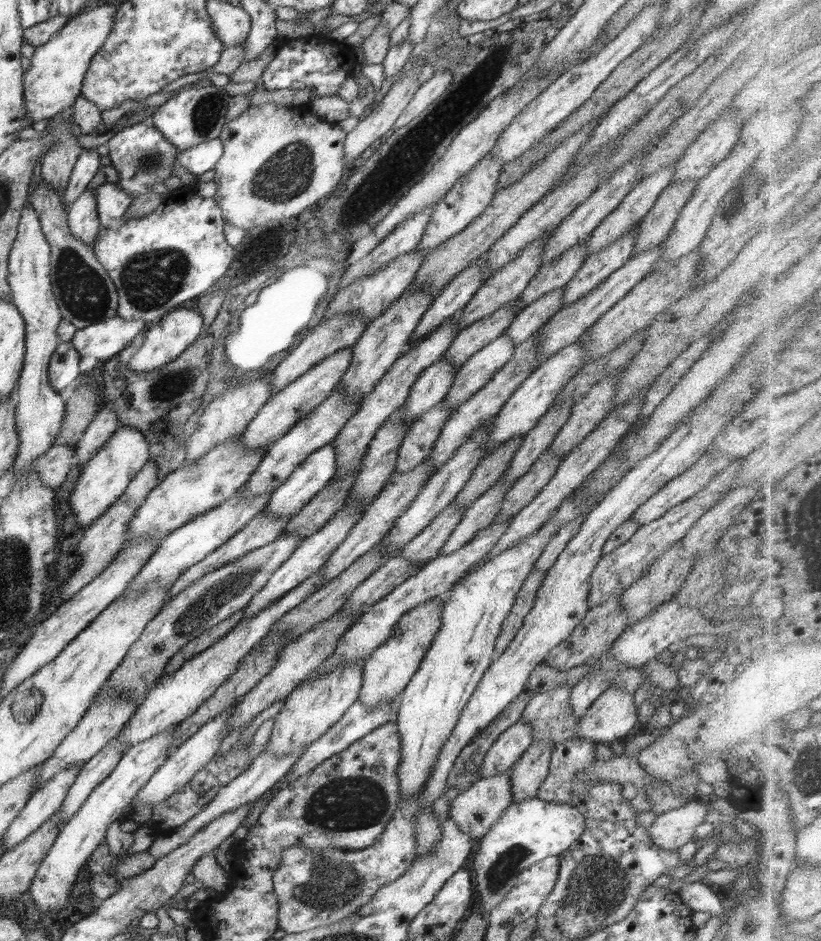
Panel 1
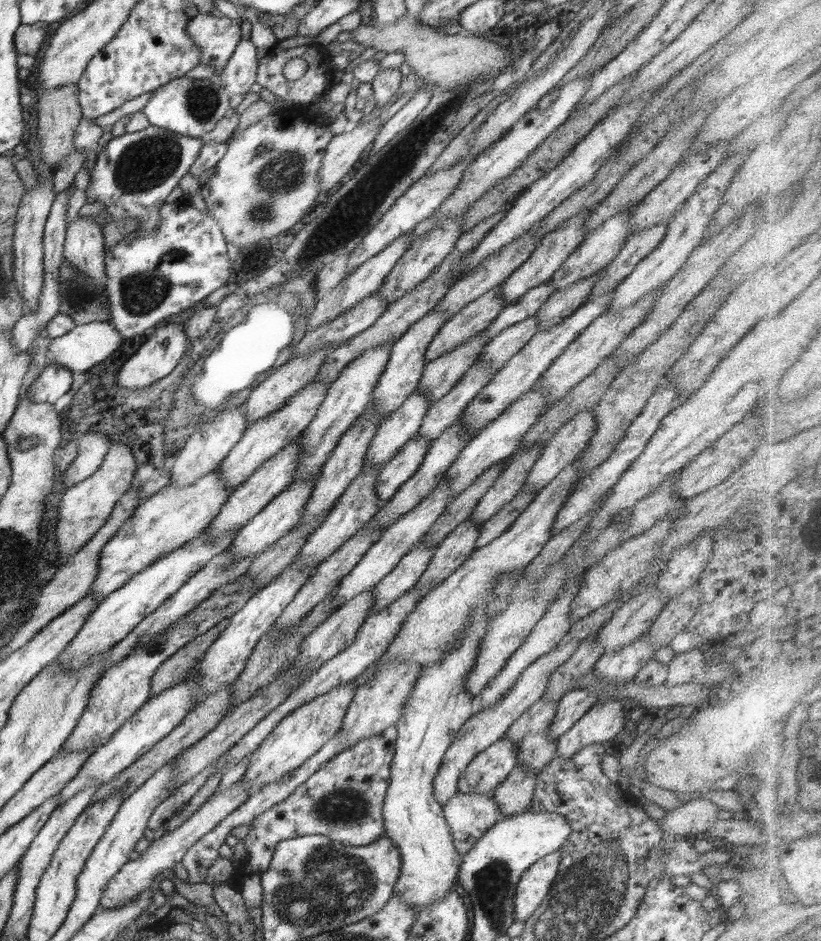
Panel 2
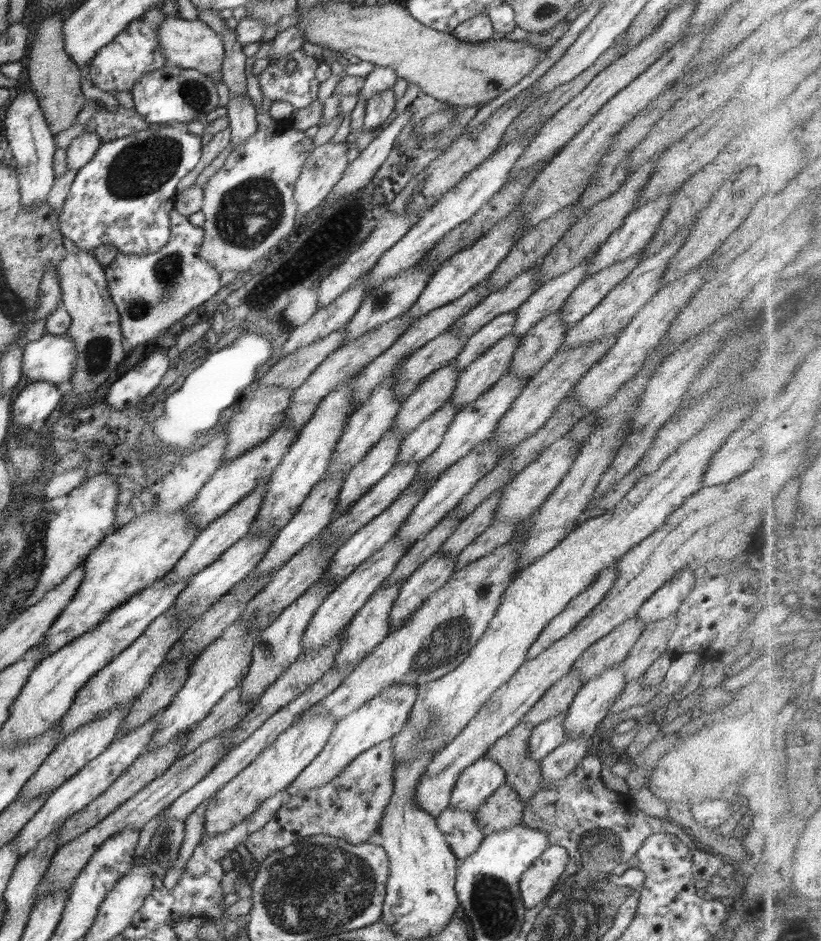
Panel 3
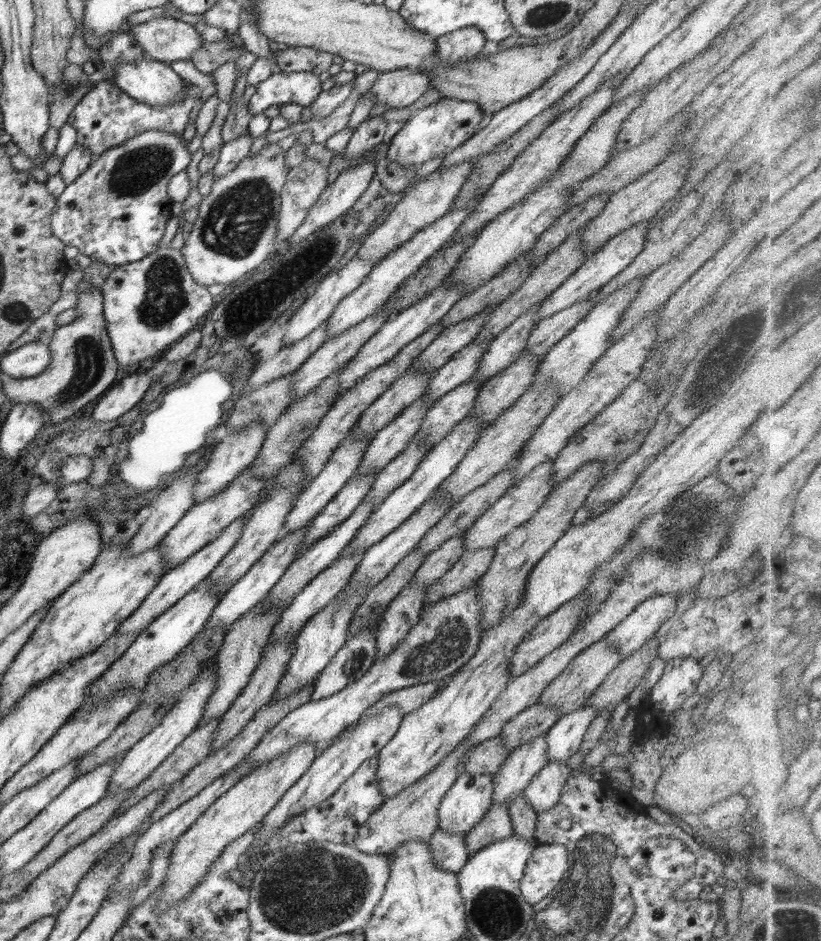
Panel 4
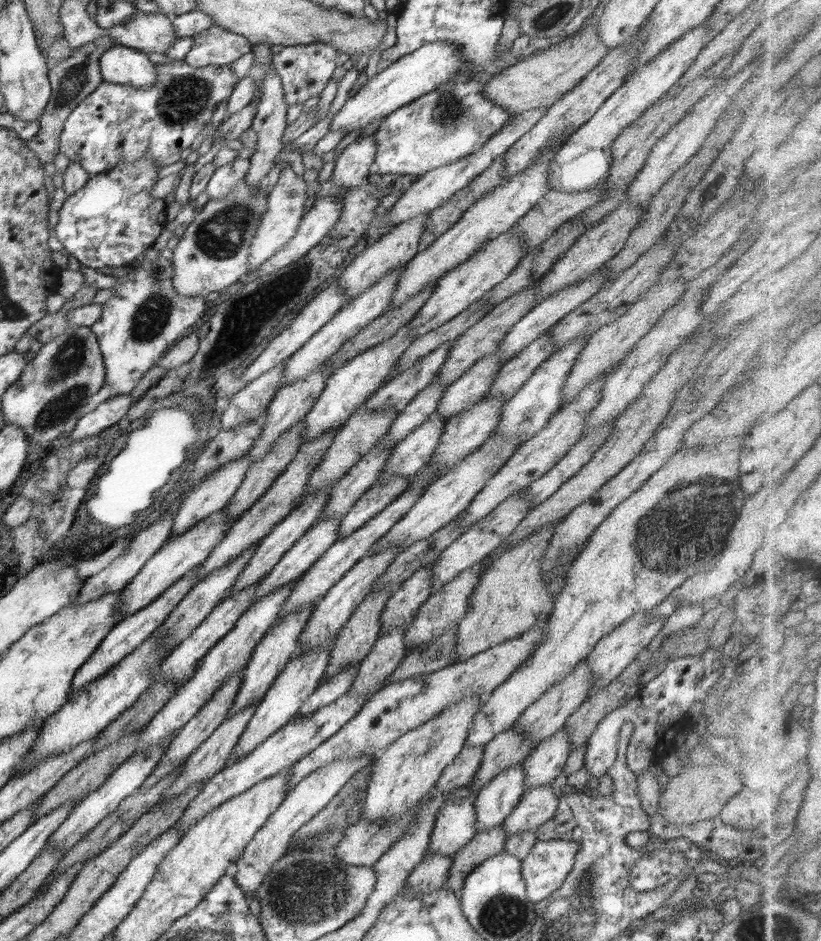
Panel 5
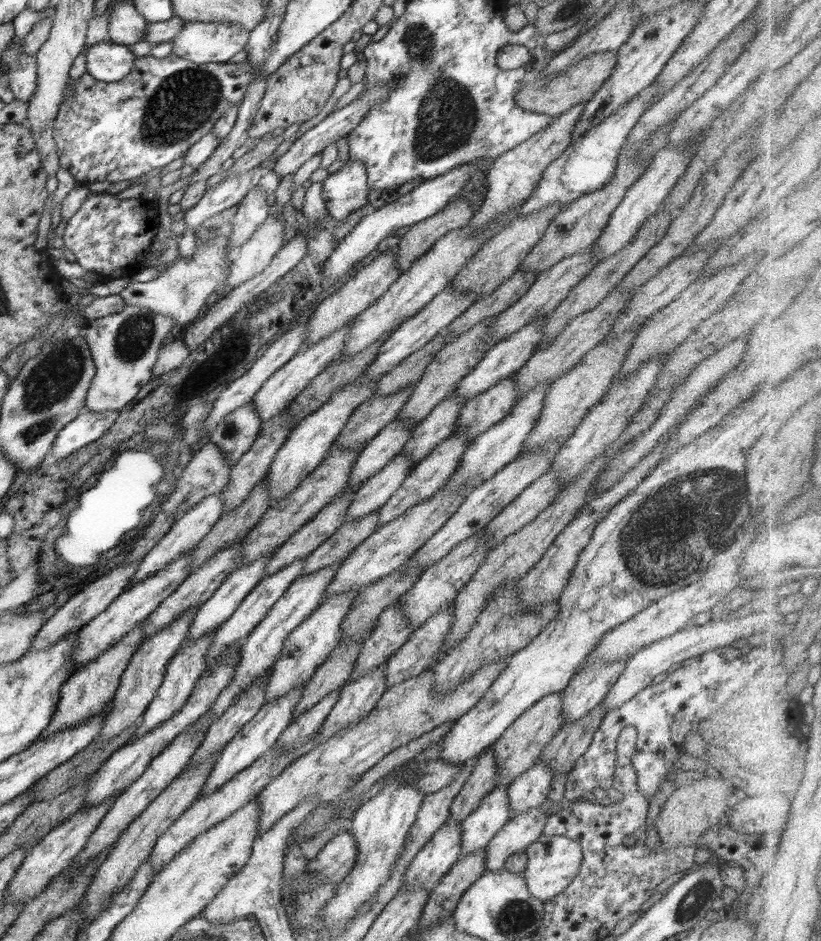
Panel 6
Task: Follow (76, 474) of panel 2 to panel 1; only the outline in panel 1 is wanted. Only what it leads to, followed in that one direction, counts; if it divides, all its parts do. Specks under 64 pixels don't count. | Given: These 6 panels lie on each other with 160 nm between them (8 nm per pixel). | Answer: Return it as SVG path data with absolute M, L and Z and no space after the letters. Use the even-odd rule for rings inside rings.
M102 407L98 410L76 444L76 456L82 468L95 455L95 452L100 452L103 444L106 444L118 430L119 424L113 408Z

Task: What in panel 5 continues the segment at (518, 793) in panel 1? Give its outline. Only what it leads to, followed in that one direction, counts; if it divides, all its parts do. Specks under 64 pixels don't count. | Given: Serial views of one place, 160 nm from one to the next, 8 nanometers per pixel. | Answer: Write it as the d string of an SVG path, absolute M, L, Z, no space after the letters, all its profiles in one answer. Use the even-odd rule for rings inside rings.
M502 824L477 832L464 848L453 854L453 861L444 886L459 897L465 878L479 864L482 864L482 861L503 852L507 838Z

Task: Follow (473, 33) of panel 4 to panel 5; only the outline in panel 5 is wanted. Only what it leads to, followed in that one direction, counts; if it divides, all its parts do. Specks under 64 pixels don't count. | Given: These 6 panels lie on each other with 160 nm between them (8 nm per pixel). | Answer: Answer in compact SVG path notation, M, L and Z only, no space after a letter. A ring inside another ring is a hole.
M435 41L424 44L415 52L399 58L380 74L368 79L364 87L360 88L359 93L348 96L344 107L334 114L329 130L341 130L347 135L354 130L364 129L368 124L389 116L392 112L398 111L398 108L418 100L419 96L434 92L440 84L445 84L454 76L462 63L460 48L454 43Z

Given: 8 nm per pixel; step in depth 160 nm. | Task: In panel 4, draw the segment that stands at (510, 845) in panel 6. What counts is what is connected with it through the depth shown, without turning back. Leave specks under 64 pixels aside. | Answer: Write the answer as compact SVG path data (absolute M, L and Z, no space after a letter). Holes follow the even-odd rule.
M548 762L523 790L526 803L540 814L553 808L561 799L562 789L572 772L566 762Z

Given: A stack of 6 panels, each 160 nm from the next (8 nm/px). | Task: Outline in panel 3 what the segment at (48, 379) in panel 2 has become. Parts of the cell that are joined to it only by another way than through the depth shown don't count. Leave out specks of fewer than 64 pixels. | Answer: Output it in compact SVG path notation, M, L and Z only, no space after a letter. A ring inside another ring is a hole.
M43 380L29 382L12 404L11 422L18 428L27 428L32 422L47 420L63 396L58 384Z

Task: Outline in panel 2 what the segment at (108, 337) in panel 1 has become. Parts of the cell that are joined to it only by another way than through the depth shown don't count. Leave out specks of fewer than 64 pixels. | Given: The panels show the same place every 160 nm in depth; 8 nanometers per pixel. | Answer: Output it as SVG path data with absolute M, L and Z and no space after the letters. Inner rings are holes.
M92 321L86 324L76 325L65 336L50 341L47 352L47 364L57 364L70 370L70 372L84 372L99 364L105 358L120 347L120 333L113 327L110 321Z

